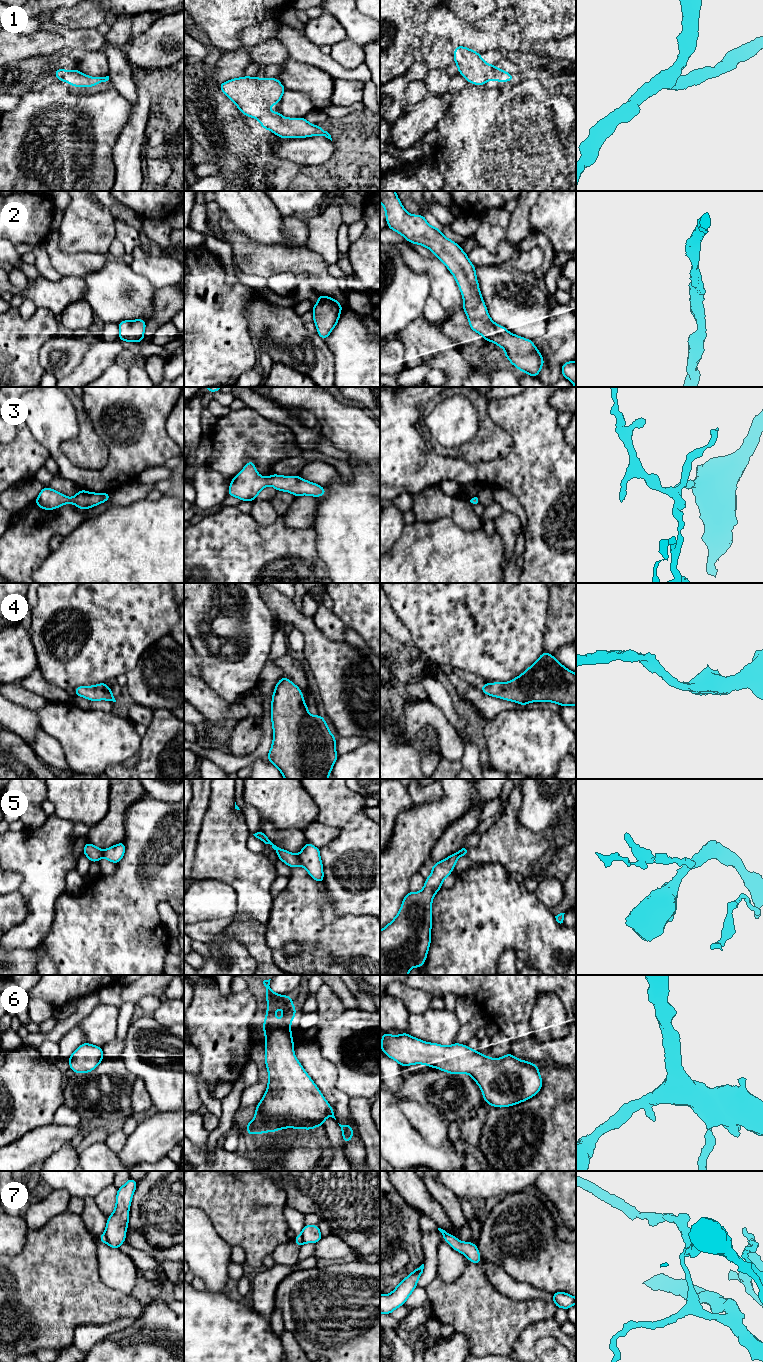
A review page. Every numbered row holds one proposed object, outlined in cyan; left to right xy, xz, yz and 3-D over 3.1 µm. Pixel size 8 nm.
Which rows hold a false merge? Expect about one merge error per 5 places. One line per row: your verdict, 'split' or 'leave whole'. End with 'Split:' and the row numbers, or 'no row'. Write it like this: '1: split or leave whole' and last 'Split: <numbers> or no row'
1: leave whole
2: leave whole
3: leave whole
4: leave whole
5: split
6: leave whole
7: split
Split: 5, 7

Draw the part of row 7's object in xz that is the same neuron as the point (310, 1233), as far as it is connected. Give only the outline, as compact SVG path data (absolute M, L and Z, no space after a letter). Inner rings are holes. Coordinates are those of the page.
M304 1225L300 1236L304 1243L317 1243L322 1239L318 1225Z

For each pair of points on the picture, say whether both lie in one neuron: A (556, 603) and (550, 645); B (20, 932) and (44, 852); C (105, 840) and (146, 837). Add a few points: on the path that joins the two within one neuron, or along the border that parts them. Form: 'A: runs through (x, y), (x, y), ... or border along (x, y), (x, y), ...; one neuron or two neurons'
A: runs through (557, 613), (556, 635); one neuron
B: runs through (40, 912), (41, 886), (44, 881), (44, 872); one neuron
C: border along (125, 816), (125, 838), (123, 840); two neurons

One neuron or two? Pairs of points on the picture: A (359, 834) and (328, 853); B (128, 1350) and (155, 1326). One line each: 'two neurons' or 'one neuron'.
A: one neuron
B: one neuron

